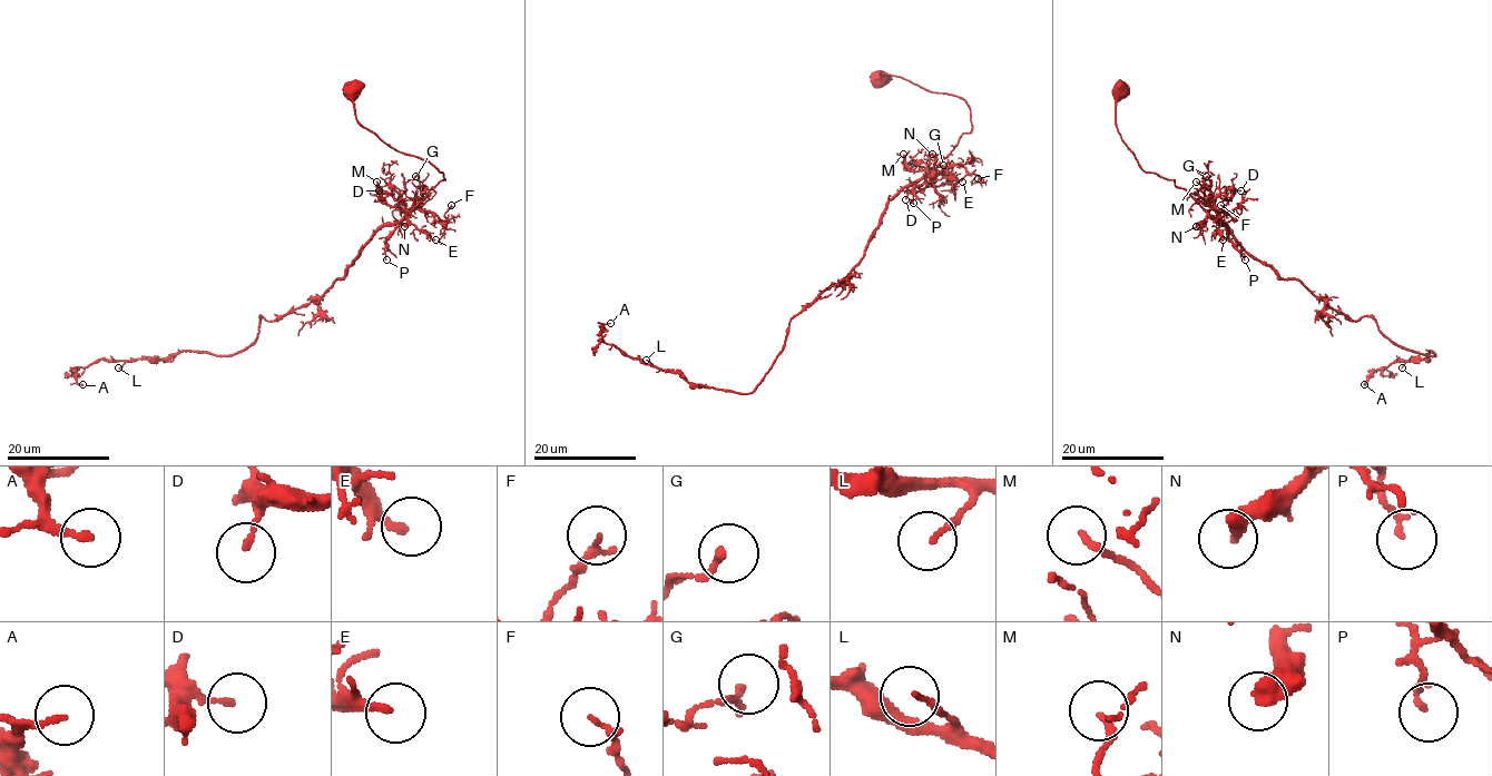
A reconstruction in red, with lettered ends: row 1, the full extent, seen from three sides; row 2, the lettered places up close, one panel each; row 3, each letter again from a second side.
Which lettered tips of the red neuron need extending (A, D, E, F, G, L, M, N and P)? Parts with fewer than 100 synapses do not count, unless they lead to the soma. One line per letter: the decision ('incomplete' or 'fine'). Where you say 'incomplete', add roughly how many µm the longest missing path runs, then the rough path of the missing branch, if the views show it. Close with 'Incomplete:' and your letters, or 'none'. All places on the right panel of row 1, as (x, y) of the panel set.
A: fine
D: fine
E: fine
F: fine
G: fine
L: fine
M: fine
N: fine
P: fine
Incomplete: none

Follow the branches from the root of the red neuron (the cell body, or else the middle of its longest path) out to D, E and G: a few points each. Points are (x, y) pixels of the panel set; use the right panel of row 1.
D: (1117, 90), (1117, 131), (1145, 172), (1173, 179), (1209, 215), (1240, 190)
E: (1117, 90), (1117, 131), (1138, 165), (1173, 179), (1219, 218), (1223, 239)
G: (1117, 90), (1117, 131), (1138, 165), (1173, 179), (1215, 215), (1208, 202), (1211, 182), (1206, 176)

